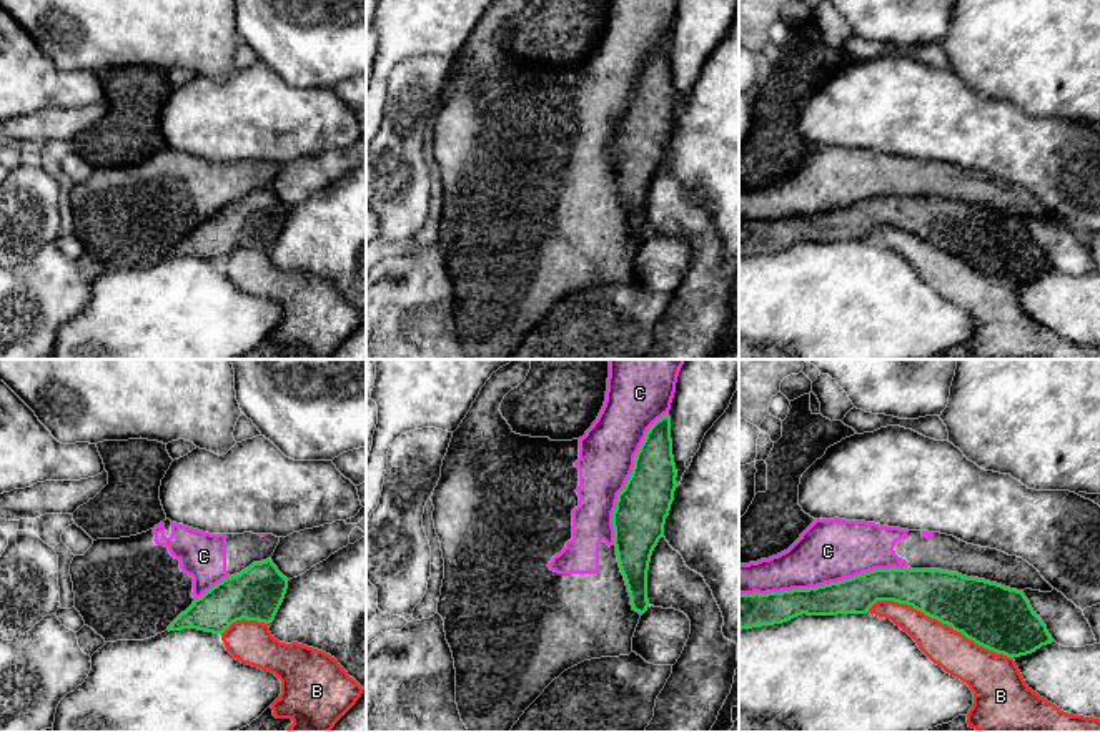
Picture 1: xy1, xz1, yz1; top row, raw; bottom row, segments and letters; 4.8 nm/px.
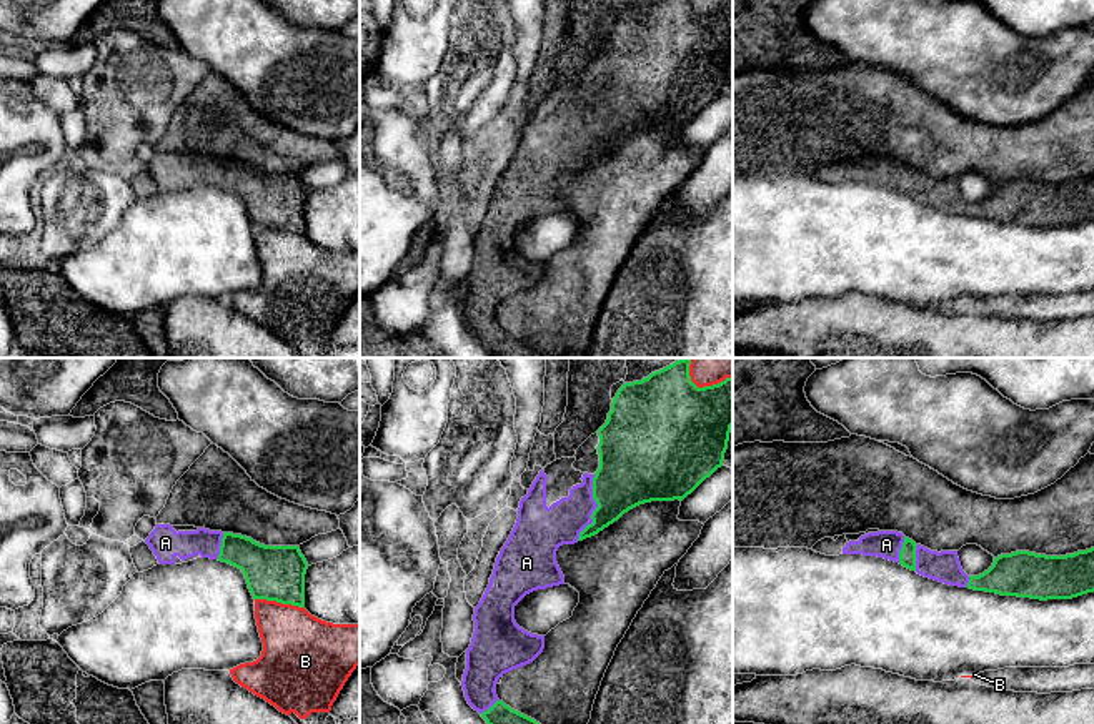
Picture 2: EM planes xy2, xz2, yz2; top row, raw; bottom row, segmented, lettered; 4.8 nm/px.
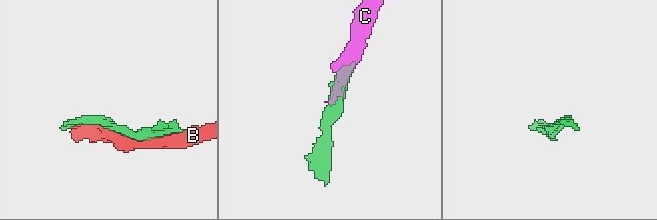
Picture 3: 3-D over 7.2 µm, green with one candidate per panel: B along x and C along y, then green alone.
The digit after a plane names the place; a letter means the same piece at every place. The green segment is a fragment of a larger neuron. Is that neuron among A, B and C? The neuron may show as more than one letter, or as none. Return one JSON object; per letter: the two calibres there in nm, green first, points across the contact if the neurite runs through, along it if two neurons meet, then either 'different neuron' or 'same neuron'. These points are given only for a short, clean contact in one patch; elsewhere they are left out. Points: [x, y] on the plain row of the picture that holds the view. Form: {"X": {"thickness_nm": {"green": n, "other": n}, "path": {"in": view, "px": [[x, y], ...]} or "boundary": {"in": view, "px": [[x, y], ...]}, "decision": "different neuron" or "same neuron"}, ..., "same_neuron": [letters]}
{"A": {"thickness_nm": {"green": 320, "other": 200}, "decision": "same neuron"}, "B": {"thickness_nm": {"green": 300, "other": 190}, "decision": "different neuron"}, "C": {"thickness_nm": {"green": 180, "other": 300}, "decision": "different neuron"}, "same_neuron": ["A"]}

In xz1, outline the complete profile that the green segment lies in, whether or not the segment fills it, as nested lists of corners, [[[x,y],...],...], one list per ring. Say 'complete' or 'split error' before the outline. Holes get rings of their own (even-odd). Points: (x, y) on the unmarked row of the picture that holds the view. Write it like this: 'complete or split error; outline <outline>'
complete; outline [[[669,40],[657,47],[636,82],[632,100],[617,121],[612,140],[616,183],[632,238],[647,238],[647,198],[654,175],[664,163],[674,128],[677,98],[672,83]]]

